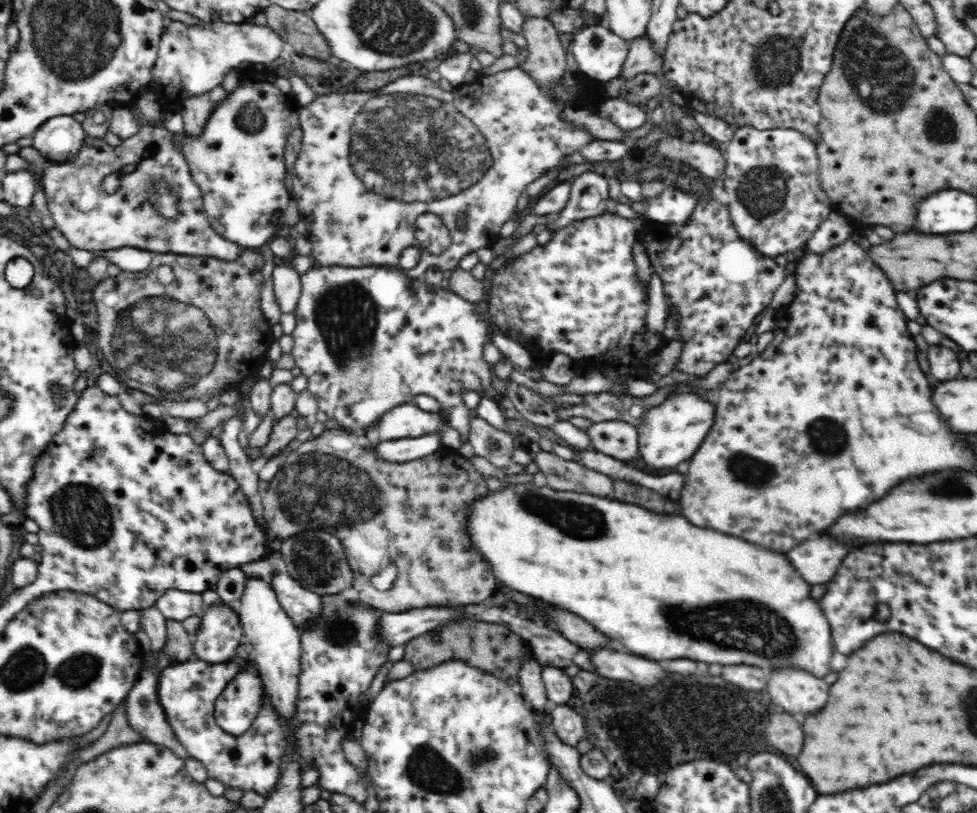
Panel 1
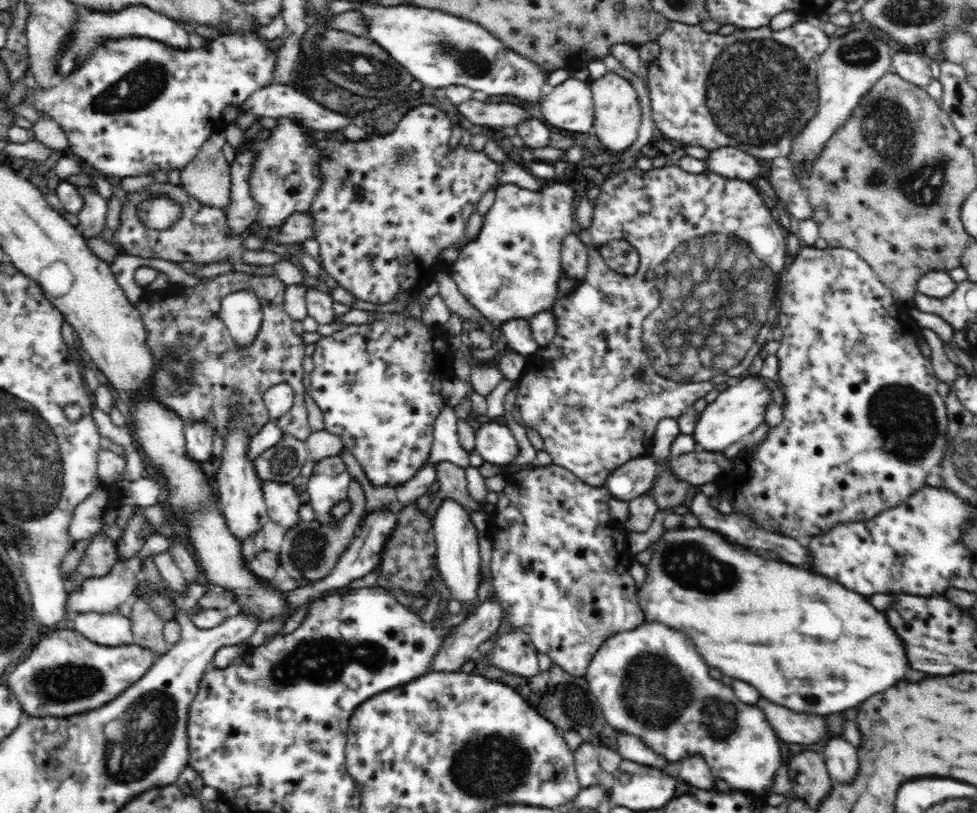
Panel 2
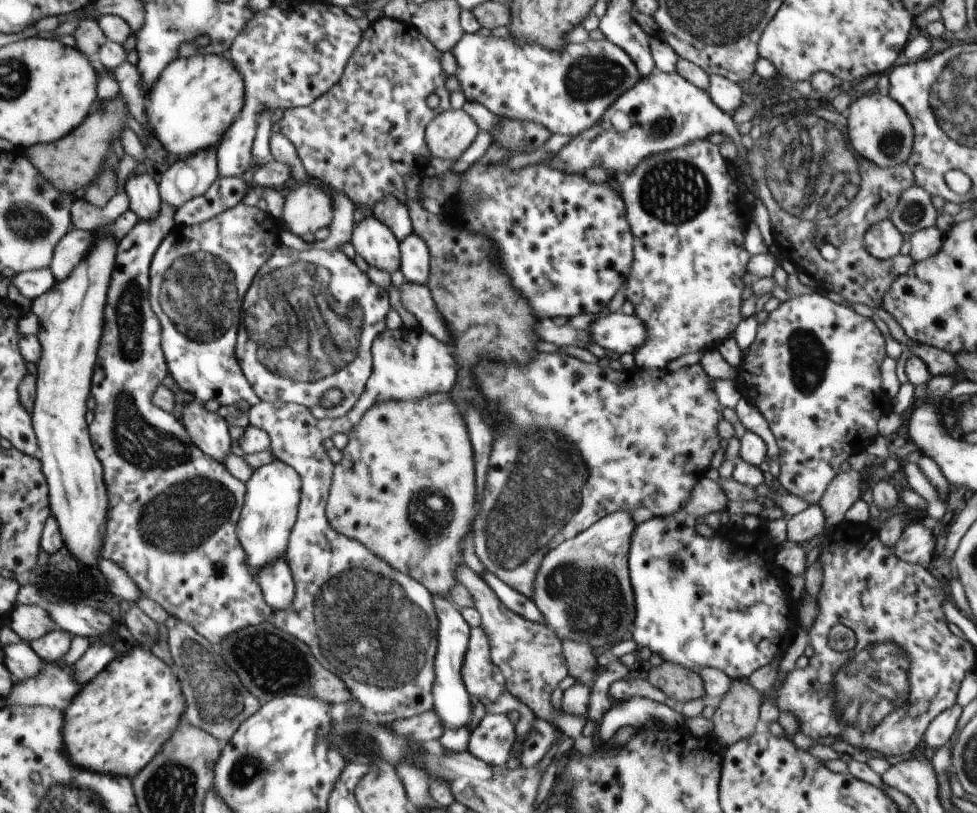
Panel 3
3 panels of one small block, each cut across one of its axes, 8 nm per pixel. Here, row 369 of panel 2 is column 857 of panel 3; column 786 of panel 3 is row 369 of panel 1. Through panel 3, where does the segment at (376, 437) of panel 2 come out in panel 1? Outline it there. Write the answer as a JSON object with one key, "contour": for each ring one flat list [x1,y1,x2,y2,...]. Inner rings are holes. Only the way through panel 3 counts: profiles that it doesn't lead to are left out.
{"contour":[[315,264,309,271,302,276,302,294,300,300,296,304,294,314,296,316,296,329,291,334,293,339,293,348,291,351,296,367,300,368,301,374,308,378,308,392,316,399,319,410,327,414,327,418,332,418,338,422,340,429,344,429,349,433,364,432,370,430,372,426,376,426,376,422,380,420,382,414,386,414,388,410,392,410,394,406,400,406,404,402,412,403,416,396,428,395,441,404,441,408,447,414,449,425,455,428,460,434,461,441,468,442,468,434,470,434,470,409,464,403,462,398,463,390,476,392,482,395,484,390,488,390,492,380,492,372,490,372,491,364,485,362,483,356,483,348,489,334,489,319,487,313,484,312,482,304,472,304,464,300,460,295,454,294,446,287,431,291,429,286,421,279,414,279,405,275,401,268,368,266,368,268,344,268,342,266,319,266]]}

